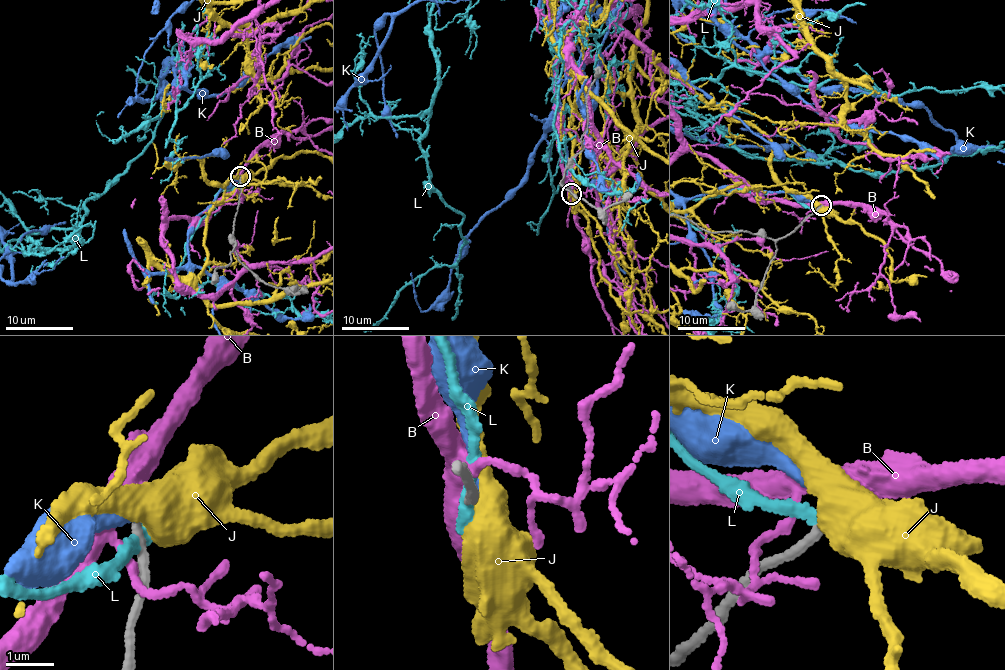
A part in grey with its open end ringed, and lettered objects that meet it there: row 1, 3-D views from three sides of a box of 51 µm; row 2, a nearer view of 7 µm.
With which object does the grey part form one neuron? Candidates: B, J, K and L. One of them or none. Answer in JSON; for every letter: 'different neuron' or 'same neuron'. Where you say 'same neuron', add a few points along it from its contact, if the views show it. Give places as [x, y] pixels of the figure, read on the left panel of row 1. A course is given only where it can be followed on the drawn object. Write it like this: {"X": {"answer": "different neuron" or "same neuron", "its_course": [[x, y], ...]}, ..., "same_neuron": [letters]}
{"B": {"answer": "different neuron"}, "J": {"answer": "different neuron"}, "K": {"answer": "different neuron"}, "L": {"answer": "different neuron"}, "same_neuron": []}

